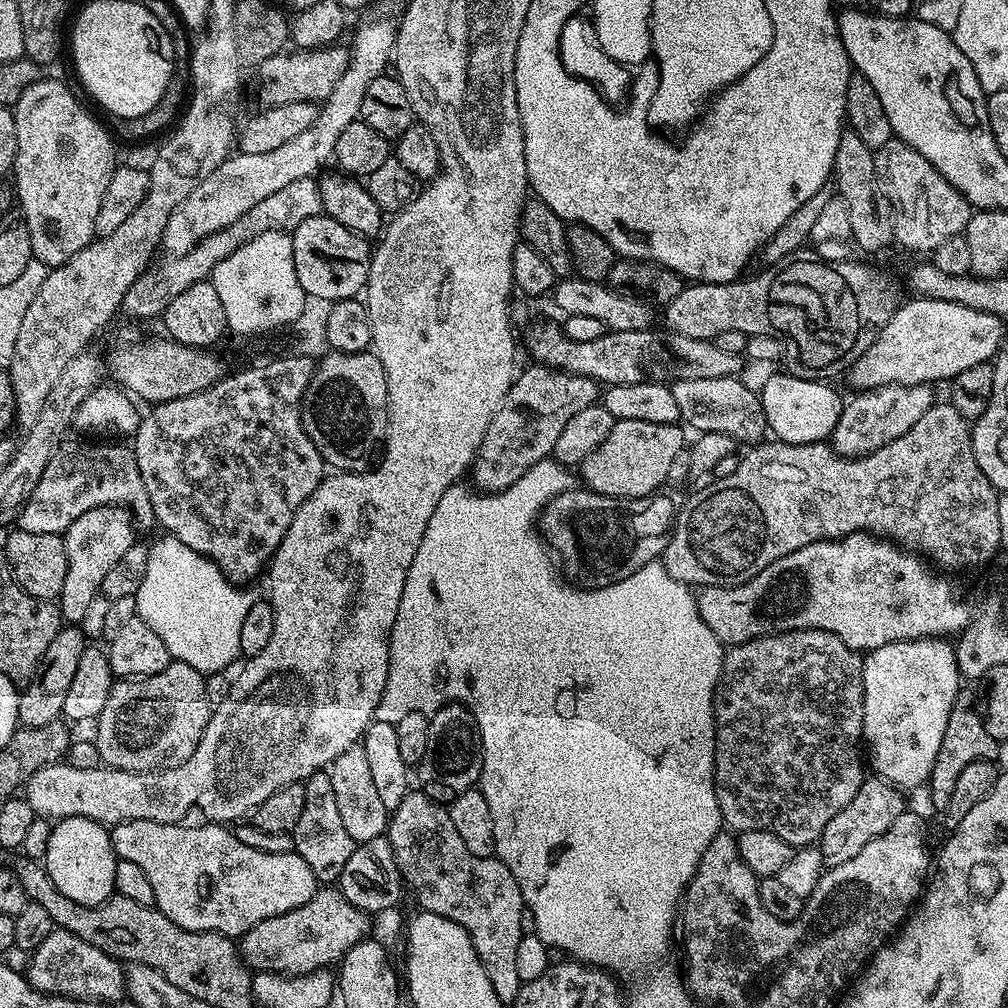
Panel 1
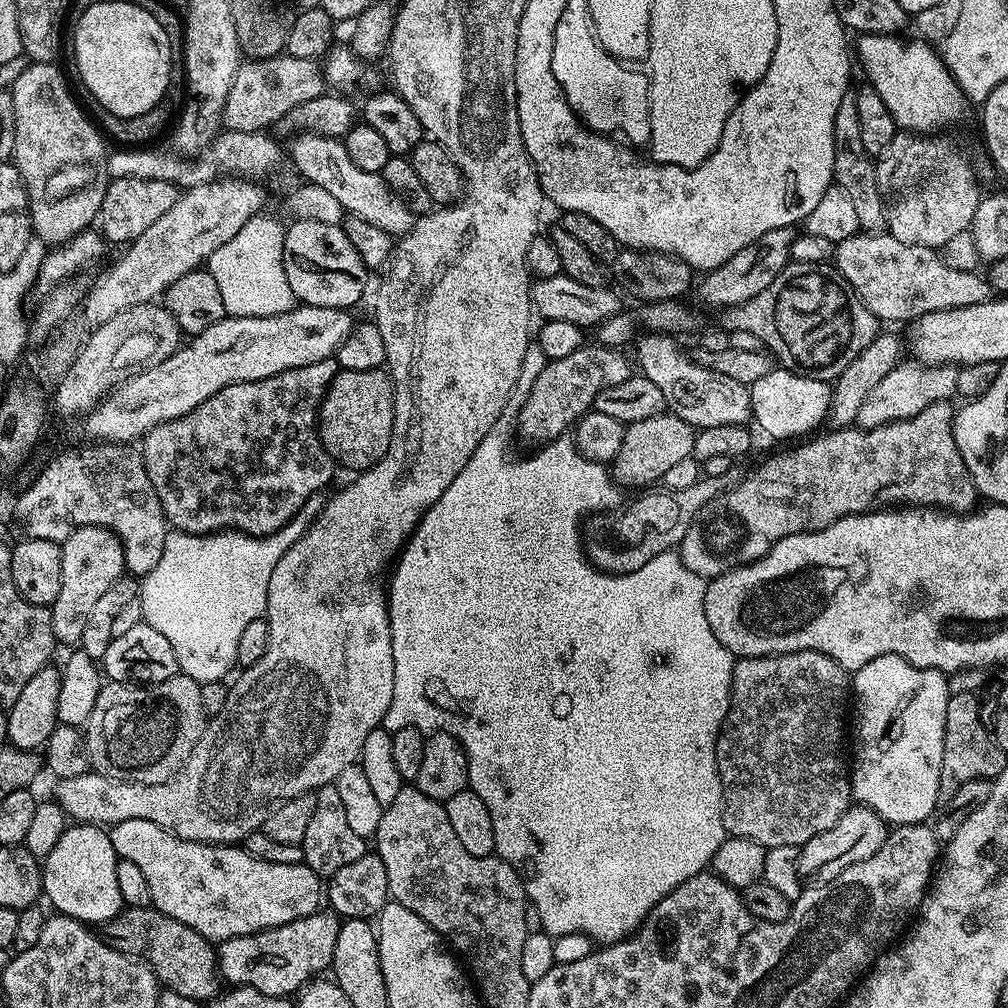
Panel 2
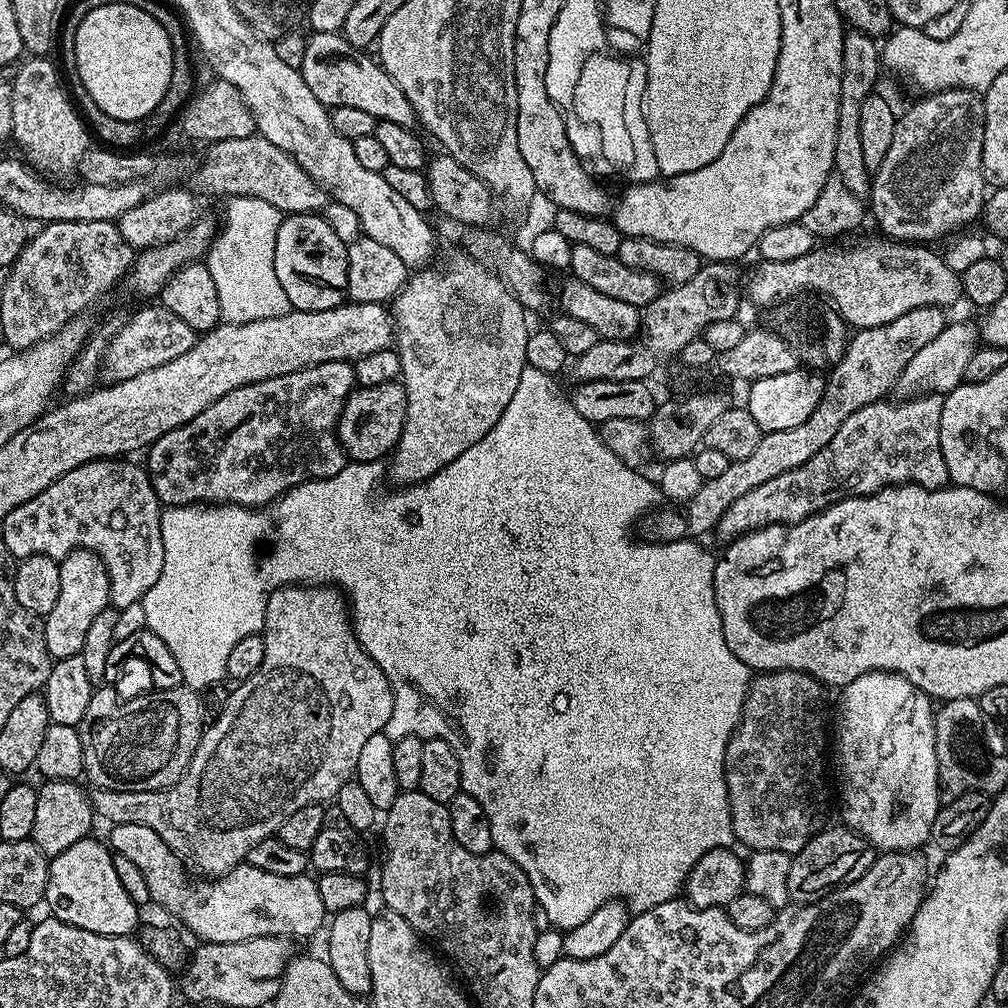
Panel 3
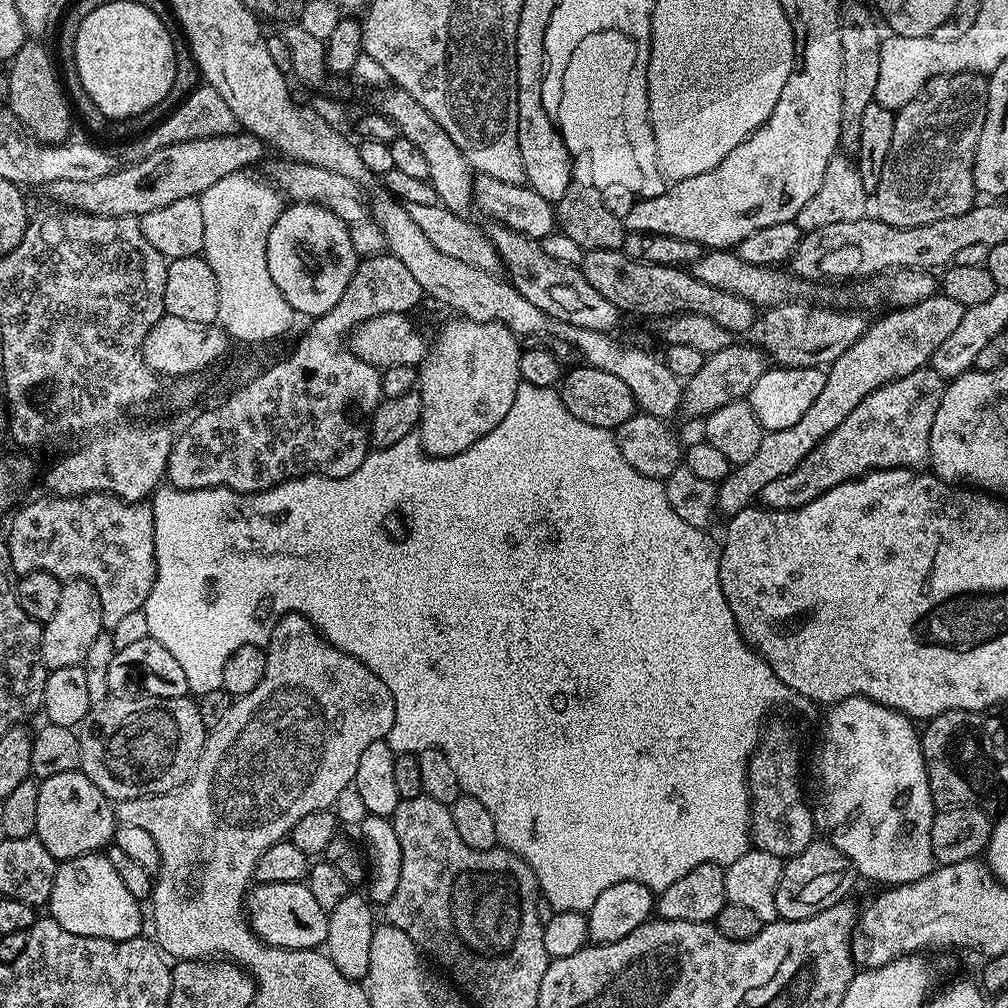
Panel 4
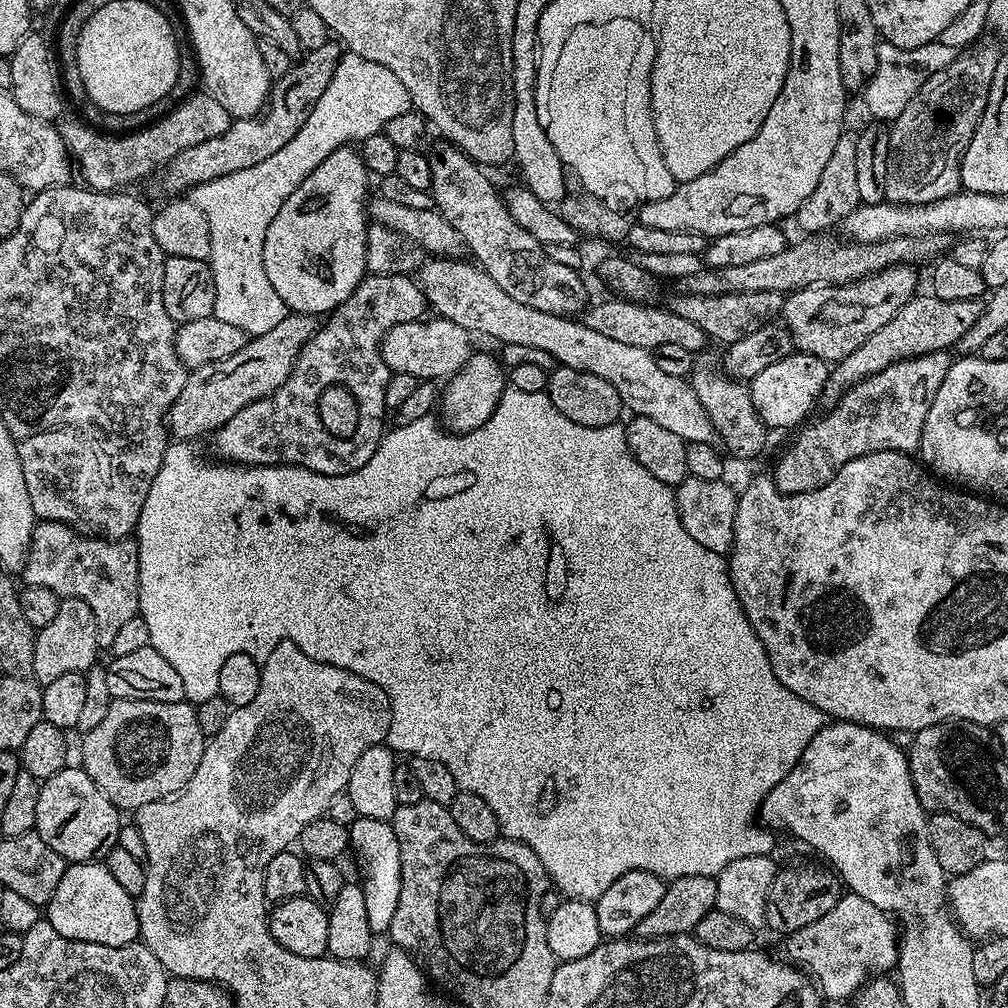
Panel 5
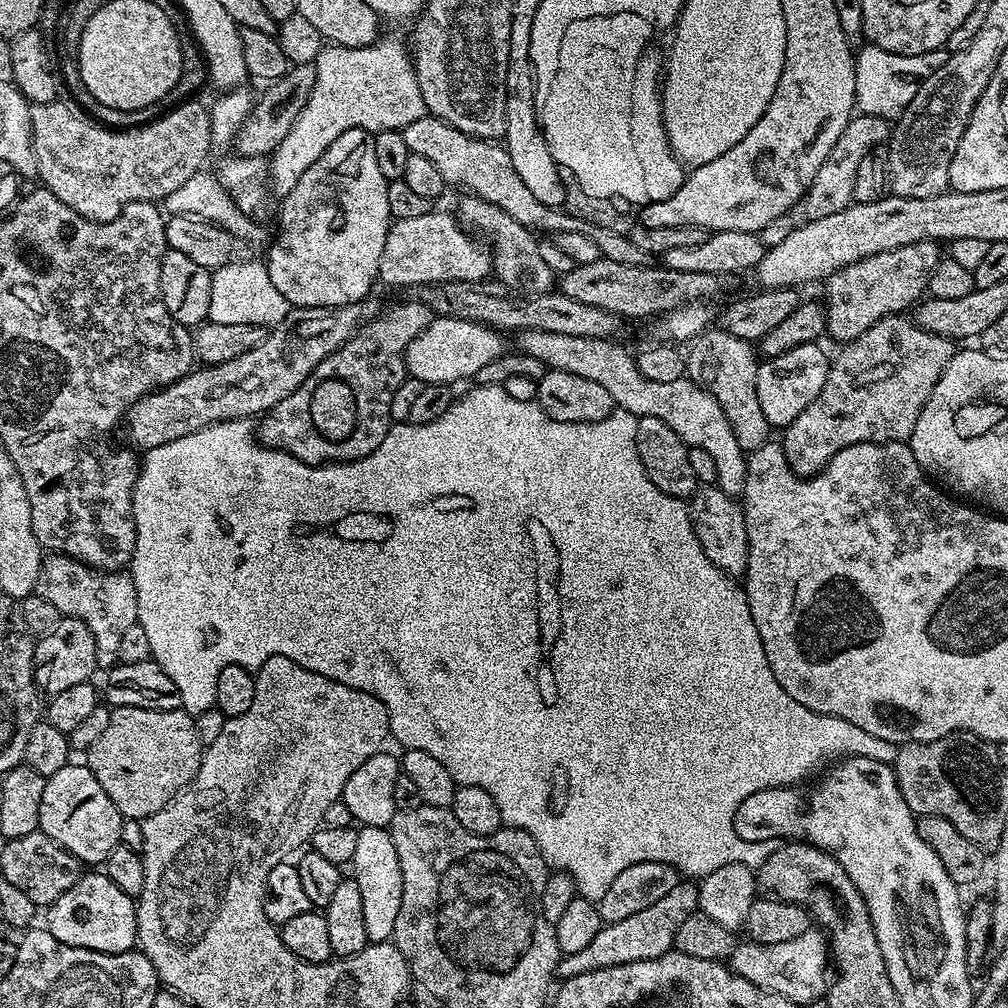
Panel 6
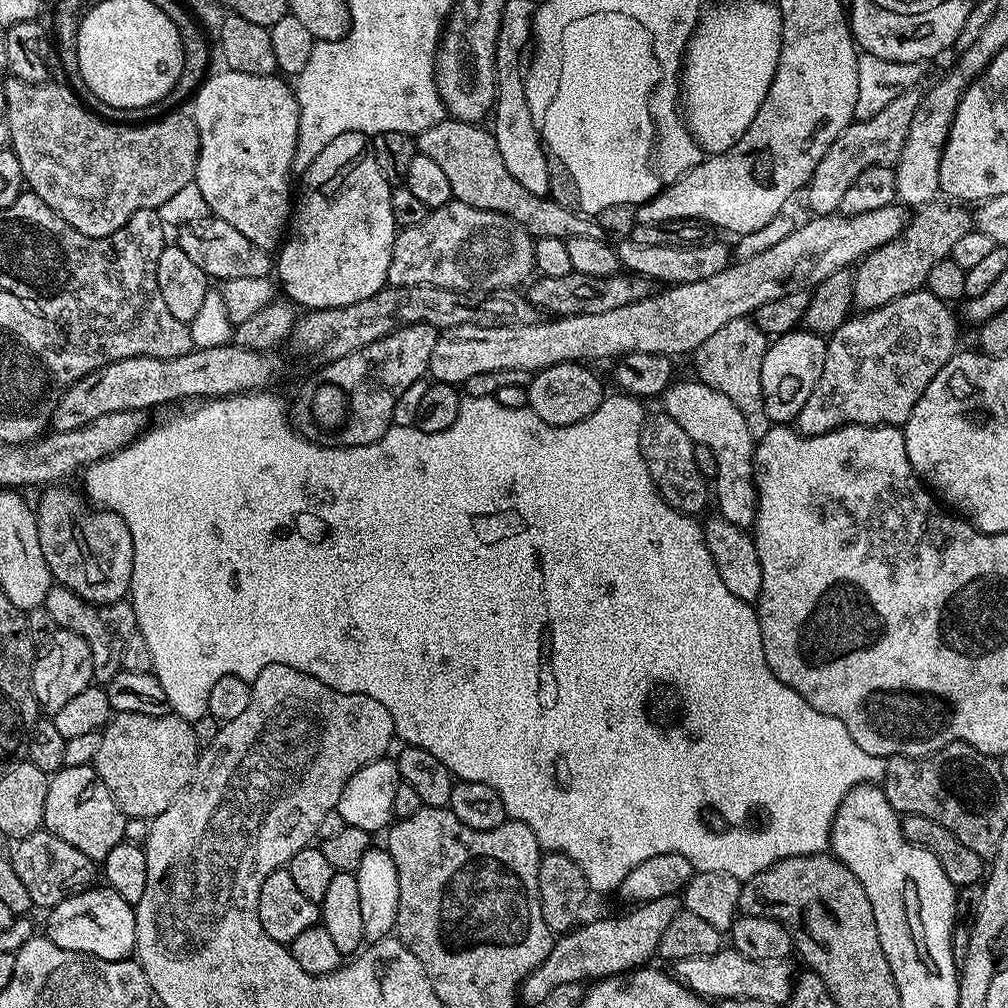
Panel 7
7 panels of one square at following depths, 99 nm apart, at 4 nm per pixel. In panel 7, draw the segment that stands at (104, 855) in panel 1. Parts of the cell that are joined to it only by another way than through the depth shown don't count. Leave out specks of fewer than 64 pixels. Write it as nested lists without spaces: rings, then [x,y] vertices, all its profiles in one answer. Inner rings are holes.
[[[93,886],[67,896],[47,913],[46,935],[62,950],[85,952],[103,960],[127,960],[136,950],[136,910],[107,886]]]

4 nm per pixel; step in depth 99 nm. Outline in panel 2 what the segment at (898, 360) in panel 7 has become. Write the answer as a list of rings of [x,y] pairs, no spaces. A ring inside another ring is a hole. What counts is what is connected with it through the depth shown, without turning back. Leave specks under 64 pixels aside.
[[[949,401],[934,402],[934,406],[926,406],[926,410],[914,414],[914,418],[870,429],[849,426],[828,430],[825,436],[817,435],[799,443],[802,445],[798,448],[762,461],[748,477],[745,475],[735,487],[707,505],[700,517],[705,516],[697,524],[696,521],[689,523],[688,533],[678,545],[682,562],[694,570],[695,576],[711,578],[726,574],[740,564],[754,563],[790,534],[817,532],[844,516],[888,510],[893,506],[919,506],[961,514],[975,509],[978,493],[954,442],[953,415],[954,408]]]

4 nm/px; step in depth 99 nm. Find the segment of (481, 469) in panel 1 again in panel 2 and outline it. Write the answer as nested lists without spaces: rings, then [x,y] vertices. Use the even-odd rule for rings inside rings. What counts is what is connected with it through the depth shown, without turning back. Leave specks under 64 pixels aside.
[[[592,342],[585,347],[574,350],[574,354],[570,354],[566,358],[549,360],[545,368],[538,374],[526,402],[520,407],[519,439],[529,440],[532,446],[543,446],[548,441],[565,435],[595,405],[598,394],[602,394],[602,390],[606,390],[606,386],[618,386],[618,382],[626,382],[626,378],[633,375],[633,365],[628,365],[628,360],[622,352],[619,347],[603,347]]]

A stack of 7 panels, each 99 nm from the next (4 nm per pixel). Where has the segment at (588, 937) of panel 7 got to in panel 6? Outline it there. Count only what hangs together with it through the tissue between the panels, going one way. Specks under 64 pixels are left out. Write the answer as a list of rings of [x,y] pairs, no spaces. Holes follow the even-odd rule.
[[[679,882],[646,910],[632,914],[630,918],[625,918],[620,922],[605,923],[594,938],[578,953],[561,955],[558,965],[559,975],[564,978],[577,976],[606,966],[642,962],[646,958],[658,958],[662,954],[673,951],[678,926],[682,926],[682,922],[686,922],[686,918],[690,918],[690,914],[697,912],[699,907],[699,887],[692,882]]]

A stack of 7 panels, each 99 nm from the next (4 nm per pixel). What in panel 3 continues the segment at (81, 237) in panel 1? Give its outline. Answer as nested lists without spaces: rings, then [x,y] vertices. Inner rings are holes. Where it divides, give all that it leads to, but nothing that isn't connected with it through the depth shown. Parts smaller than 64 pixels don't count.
[[[48,58],[26,60],[21,63],[17,76],[11,81],[13,88],[12,138],[15,143],[20,143],[27,163],[35,171],[51,174],[53,177],[60,176],[67,168],[75,169],[81,158],[90,151],[90,143],[88,144],[90,128],[78,111],[62,79],[61,69],[55,63],[52,65],[51,59]]]

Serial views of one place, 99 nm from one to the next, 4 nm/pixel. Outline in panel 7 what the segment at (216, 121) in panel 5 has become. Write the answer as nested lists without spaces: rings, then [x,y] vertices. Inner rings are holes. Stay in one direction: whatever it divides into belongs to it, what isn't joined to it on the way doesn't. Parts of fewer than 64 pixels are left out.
[[[8,78],[5,84],[2,84],[2,90],[6,94],[6,110],[8,111],[8,138],[10,147],[14,155],[18,158],[18,166],[22,166],[24,175],[24,184],[36,195],[50,206],[50,210],[57,212],[63,220],[70,222],[74,230],[86,234],[90,238],[102,238],[114,234],[132,217],[138,210],[150,210],[151,208],[159,210],[162,202],[166,198],[171,198],[173,194],[178,194],[182,186],[193,183],[196,179],[196,163],[200,153],[200,131],[198,126],[193,122],[191,115],[184,110],[173,110],[160,117],[159,120],[150,120],[135,126],[131,124],[117,124],[111,119],[105,118],[95,111],[80,105],[80,100],[64,84],[52,84],[45,82],[42,84],[31,84],[25,80]]]

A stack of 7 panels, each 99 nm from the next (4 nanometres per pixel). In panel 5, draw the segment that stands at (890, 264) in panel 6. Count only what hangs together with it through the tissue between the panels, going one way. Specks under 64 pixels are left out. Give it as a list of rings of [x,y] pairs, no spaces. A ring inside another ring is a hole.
[[[895,264],[852,284],[834,284],[818,288],[803,288],[784,297],[782,323],[792,335],[795,351],[816,356],[825,362],[846,358],[858,350],[870,334],[878,334],[906,302],[917,295],[917,269],[911,264]]]

